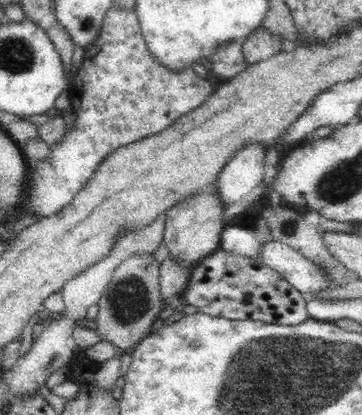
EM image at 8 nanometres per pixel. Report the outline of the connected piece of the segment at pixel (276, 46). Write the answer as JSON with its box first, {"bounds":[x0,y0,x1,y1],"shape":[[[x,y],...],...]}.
{"bounds":[242,24,283,65],"shape":[[[260,24],[256,30],[252,30],[246,40],[242,43],[242,56],[248,65],[254,65],[267,60],[271,56],[278,54],[283,42],[272,36],[269,28]]]}

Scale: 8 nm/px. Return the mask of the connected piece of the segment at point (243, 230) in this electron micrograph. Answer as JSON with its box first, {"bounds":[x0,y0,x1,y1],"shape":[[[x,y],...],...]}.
{"bounds":[219,225,262,259],"shape":[[[226,225],[221,232],[219,248],[253,259],[262,250],[262,238],[253,228]]]}

